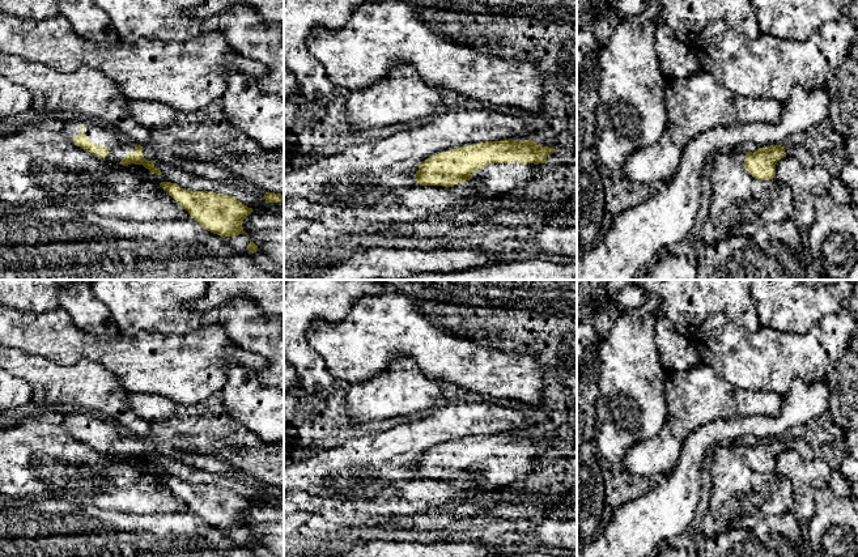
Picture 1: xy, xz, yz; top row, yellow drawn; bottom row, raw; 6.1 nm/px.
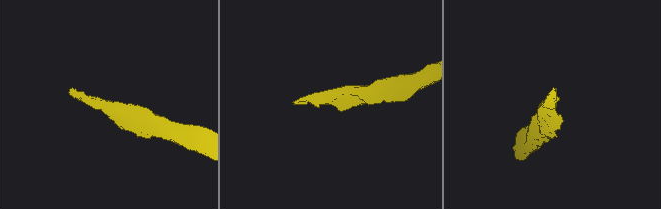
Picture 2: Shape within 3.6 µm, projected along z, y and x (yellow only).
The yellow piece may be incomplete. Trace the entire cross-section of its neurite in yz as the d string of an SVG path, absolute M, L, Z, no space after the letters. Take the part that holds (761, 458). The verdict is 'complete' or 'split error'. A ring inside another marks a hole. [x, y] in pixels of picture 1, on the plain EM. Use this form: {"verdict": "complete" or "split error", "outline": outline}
{"verdict": "split error", "outline": "M770 438L759 441L759 443L753 446L746 446L744 462L755 472L773 472L776 471L777 455L786 448L795 450L807 464L816 458L812 447L802 438L789 438L785 441L781 438Z"}

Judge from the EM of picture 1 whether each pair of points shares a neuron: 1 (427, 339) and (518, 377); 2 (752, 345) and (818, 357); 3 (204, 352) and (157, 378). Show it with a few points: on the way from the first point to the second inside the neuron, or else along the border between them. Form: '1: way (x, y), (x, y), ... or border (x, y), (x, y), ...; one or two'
1: way (449, 358), (480, 370), (496, 373); one
2: way (768, 356), (802, 356); one
3: way (192, 364), (188, 368), (169, 368); one

